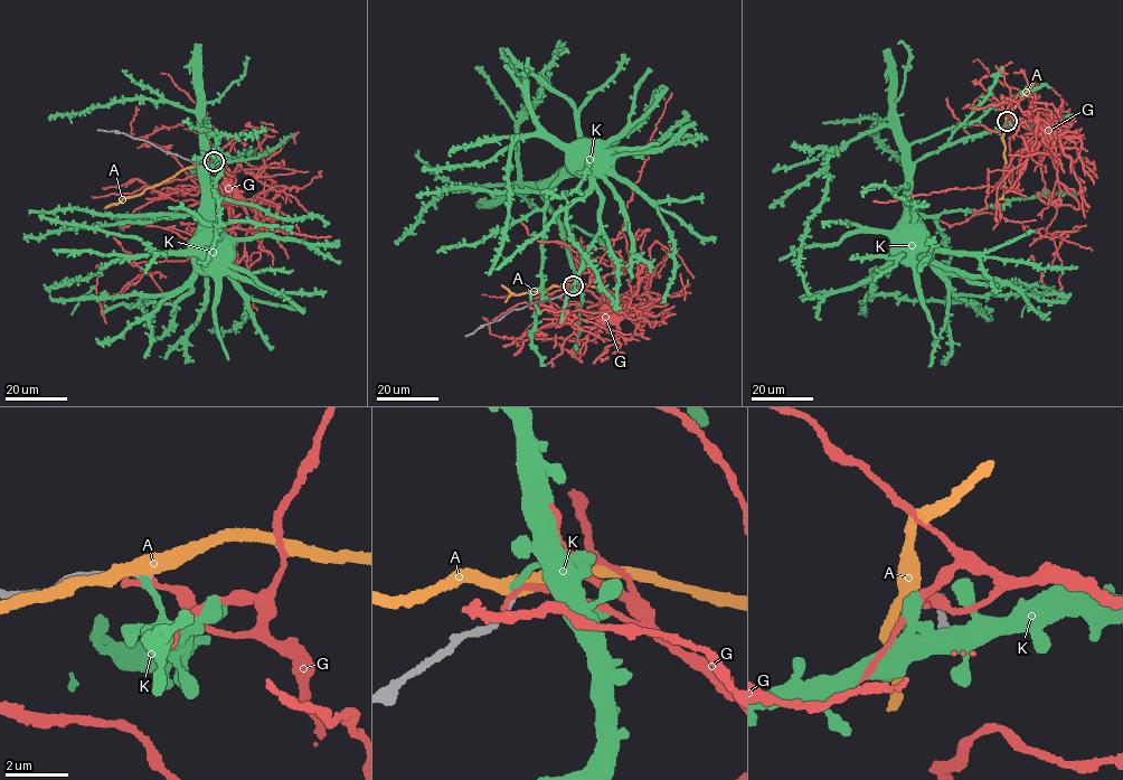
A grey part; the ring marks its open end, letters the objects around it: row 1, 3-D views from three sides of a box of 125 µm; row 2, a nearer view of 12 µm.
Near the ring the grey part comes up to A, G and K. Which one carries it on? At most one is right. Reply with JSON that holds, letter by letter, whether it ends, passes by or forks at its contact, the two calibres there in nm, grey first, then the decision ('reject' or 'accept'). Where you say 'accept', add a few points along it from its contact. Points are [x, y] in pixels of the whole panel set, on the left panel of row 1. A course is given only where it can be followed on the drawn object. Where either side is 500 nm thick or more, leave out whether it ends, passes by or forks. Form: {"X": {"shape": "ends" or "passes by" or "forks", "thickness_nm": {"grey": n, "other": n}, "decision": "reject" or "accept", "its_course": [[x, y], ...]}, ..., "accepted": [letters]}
{"A": {"shape": "passes by", "thickness_nm": {"grey": 200, "other": 440}, "decision": "reject"}, "G": {"shape": "ends", "thickness_nm": {"grey": 200, "other": 200}, "decision": "reject"}, "K": {"shape": "ends", "thickness_nm": {"grey": 200, "other": 200}, "decision": "reject"}, "accepted": []}

